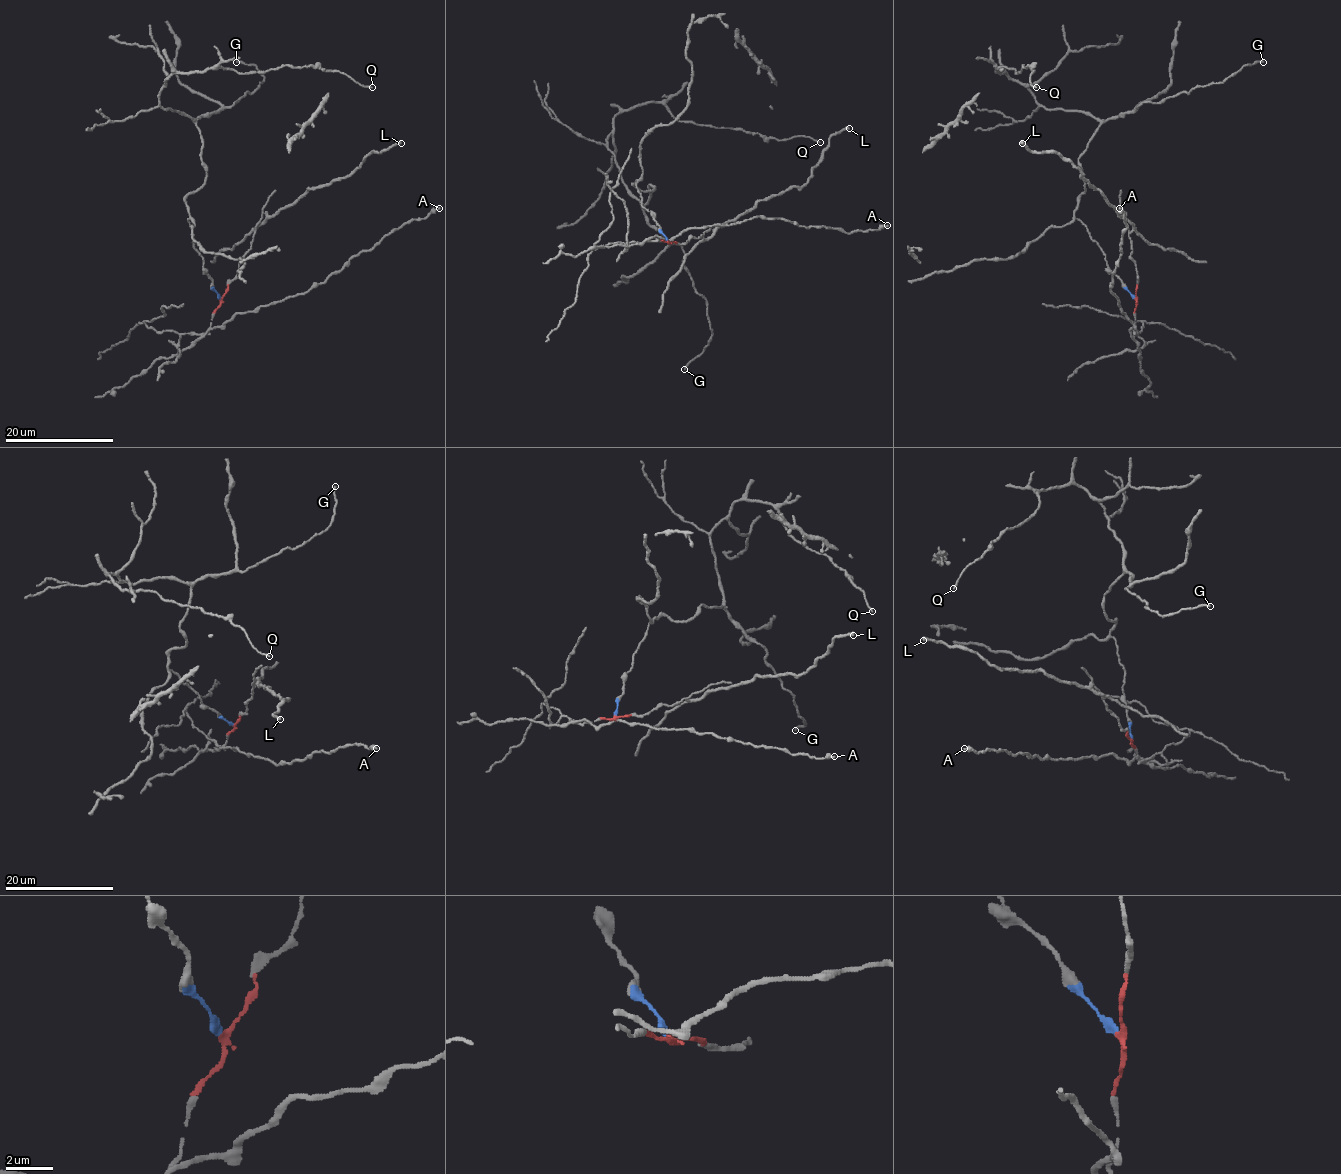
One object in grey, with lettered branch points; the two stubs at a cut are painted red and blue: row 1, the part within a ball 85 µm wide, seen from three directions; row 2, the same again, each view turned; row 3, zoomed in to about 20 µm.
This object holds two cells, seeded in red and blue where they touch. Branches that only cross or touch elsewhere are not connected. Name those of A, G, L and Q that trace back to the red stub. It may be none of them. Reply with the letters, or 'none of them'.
A, L

